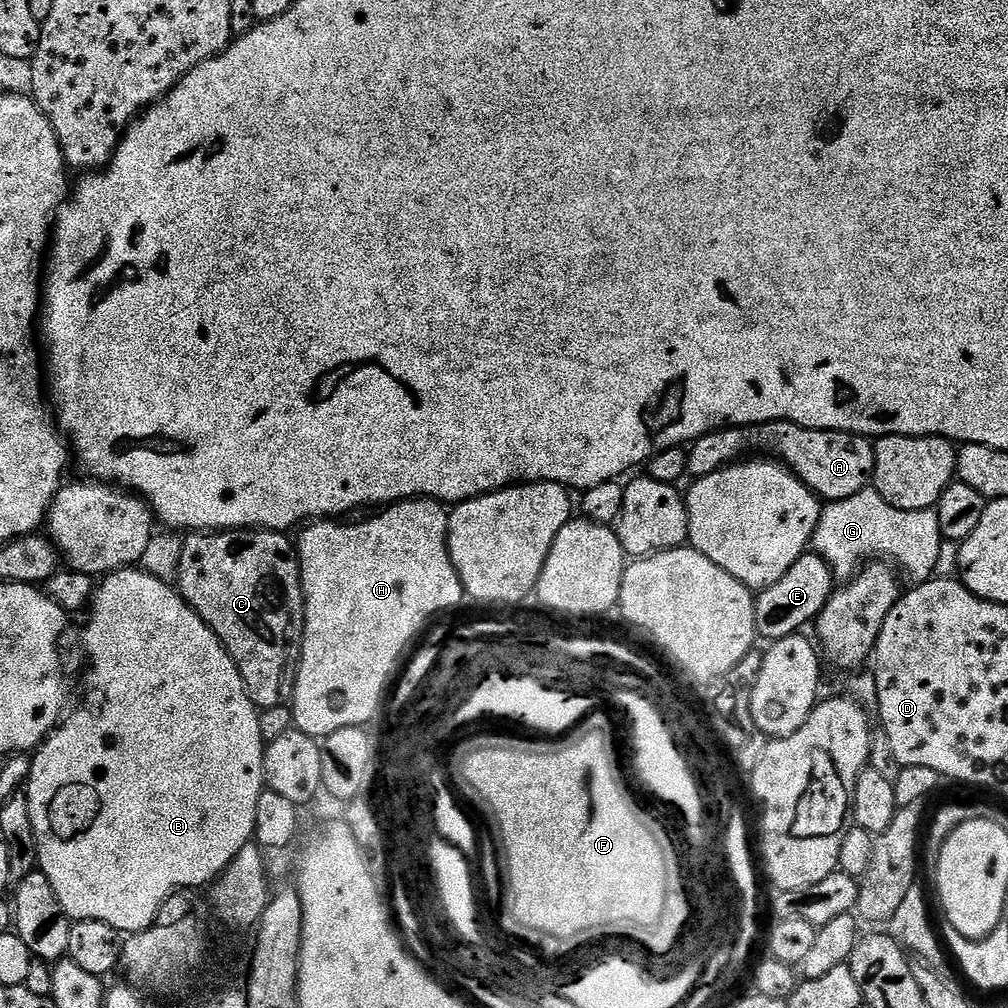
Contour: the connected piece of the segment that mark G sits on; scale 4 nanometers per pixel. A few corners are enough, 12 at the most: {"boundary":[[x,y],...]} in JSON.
{"boundary":[[872,486],[825,503],[810,548],[840,582],[891,562],[916,582],[955,577],[938,514]]}

